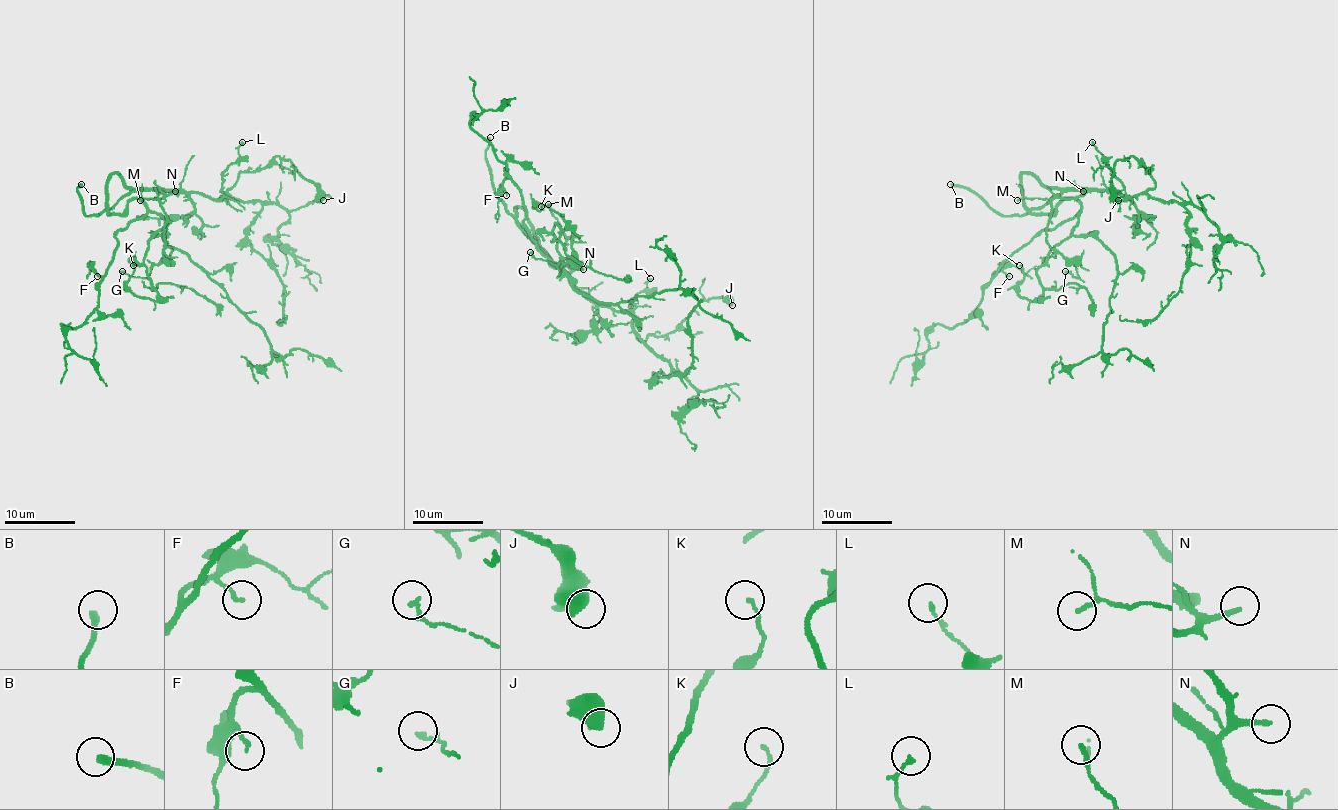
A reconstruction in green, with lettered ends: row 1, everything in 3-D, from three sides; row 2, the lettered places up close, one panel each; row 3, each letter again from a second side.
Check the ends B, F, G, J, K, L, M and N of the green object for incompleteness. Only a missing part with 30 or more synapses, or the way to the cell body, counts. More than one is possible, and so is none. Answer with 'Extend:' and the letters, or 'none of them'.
Extend: B, N

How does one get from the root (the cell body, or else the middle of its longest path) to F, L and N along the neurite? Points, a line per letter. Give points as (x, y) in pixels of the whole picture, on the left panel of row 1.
F: (110, 207), (122, 212), (138, 198), (147, 212), (115, 235), (113, 262), (97, 276)
L: (110, 207), (133, 191), (143, 189), (198, 191), (219, 200), (223, 196), (223, 173), (237, 159), (242, 142)
N: (110, 207), (131, 191), (175, 191)

